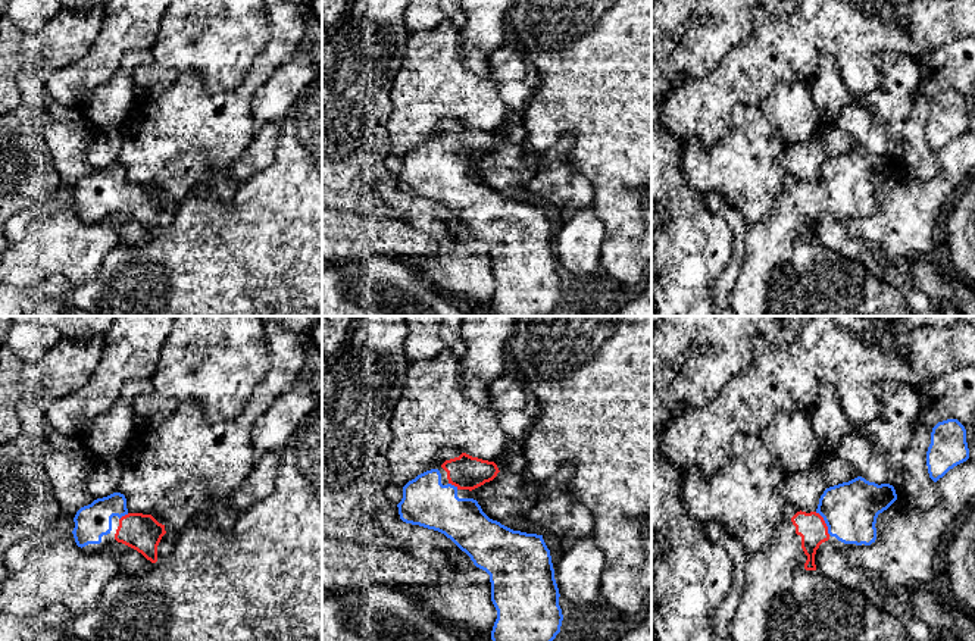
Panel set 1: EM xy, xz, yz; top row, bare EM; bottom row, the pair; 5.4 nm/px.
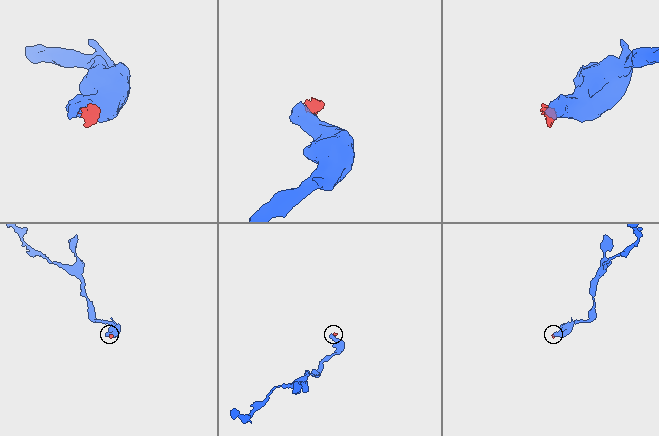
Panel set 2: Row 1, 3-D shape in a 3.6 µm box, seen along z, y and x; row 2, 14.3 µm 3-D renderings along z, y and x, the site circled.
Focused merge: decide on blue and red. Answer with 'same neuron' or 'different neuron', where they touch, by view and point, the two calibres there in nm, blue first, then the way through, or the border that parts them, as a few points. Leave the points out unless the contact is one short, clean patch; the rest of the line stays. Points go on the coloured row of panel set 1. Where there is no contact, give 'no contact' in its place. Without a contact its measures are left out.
same neuron; contact yz (825, 522); calibres 300 and 160 nm; way yz (850, 509), (825, 522), (811, 527)

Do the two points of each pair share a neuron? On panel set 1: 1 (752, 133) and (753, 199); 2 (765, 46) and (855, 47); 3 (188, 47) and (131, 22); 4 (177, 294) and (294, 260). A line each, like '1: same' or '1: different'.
1: same
2: same
3: different
4: same

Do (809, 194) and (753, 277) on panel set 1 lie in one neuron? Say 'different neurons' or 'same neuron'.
same neuron

